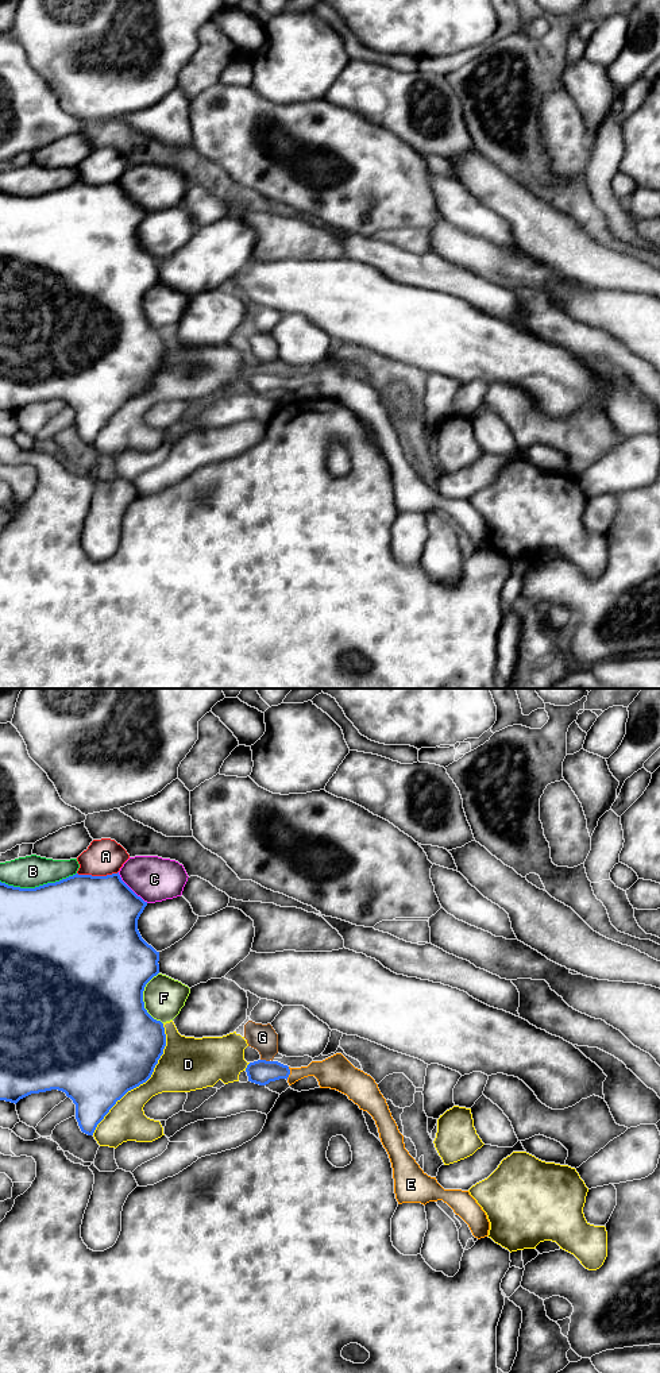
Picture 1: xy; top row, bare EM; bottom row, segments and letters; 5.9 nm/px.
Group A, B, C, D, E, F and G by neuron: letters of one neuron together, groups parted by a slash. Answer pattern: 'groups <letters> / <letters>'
groups A / B / C / D / E / F / G

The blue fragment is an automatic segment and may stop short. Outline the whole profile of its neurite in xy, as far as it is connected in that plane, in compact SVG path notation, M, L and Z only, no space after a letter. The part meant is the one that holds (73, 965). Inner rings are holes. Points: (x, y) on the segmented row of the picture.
M119 872L107 876L73 875L35 888L20 888L0 882L0 1100L18 1103L31 1095L58 1089L76 1104L76 1119L82 1133L93 1135L97 1125L128 1091L146 1083L166 1046L165 1027L144 1008L146 984L159 973L159 952L138 930L138 919L147 902L138 896Z

